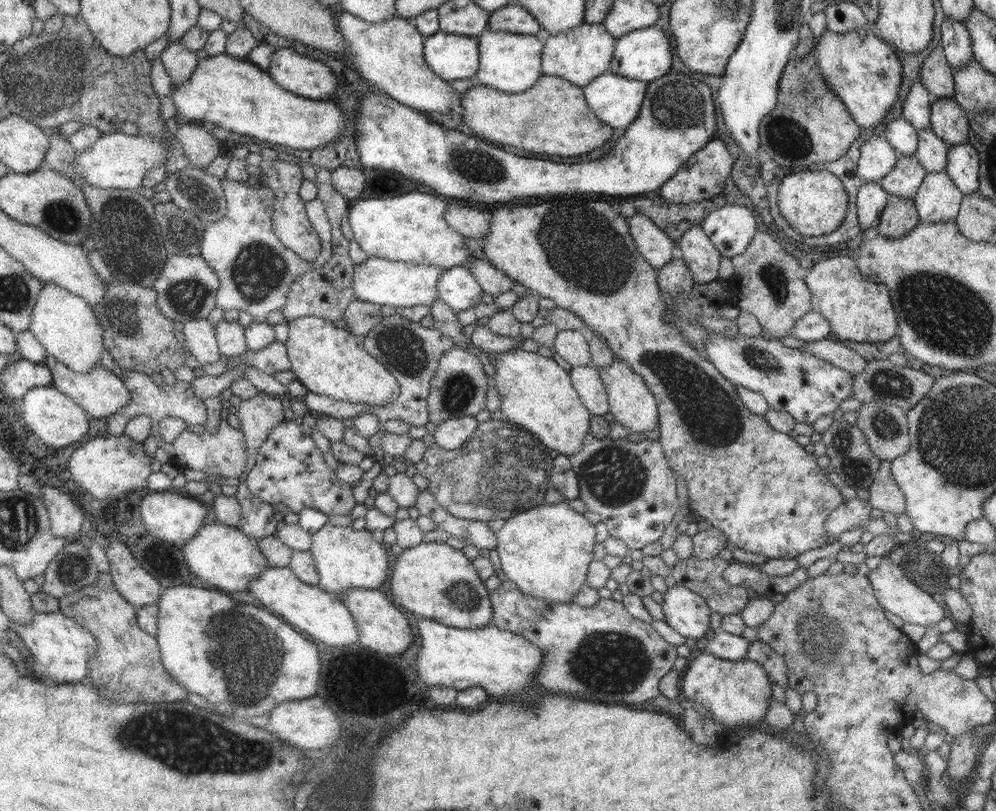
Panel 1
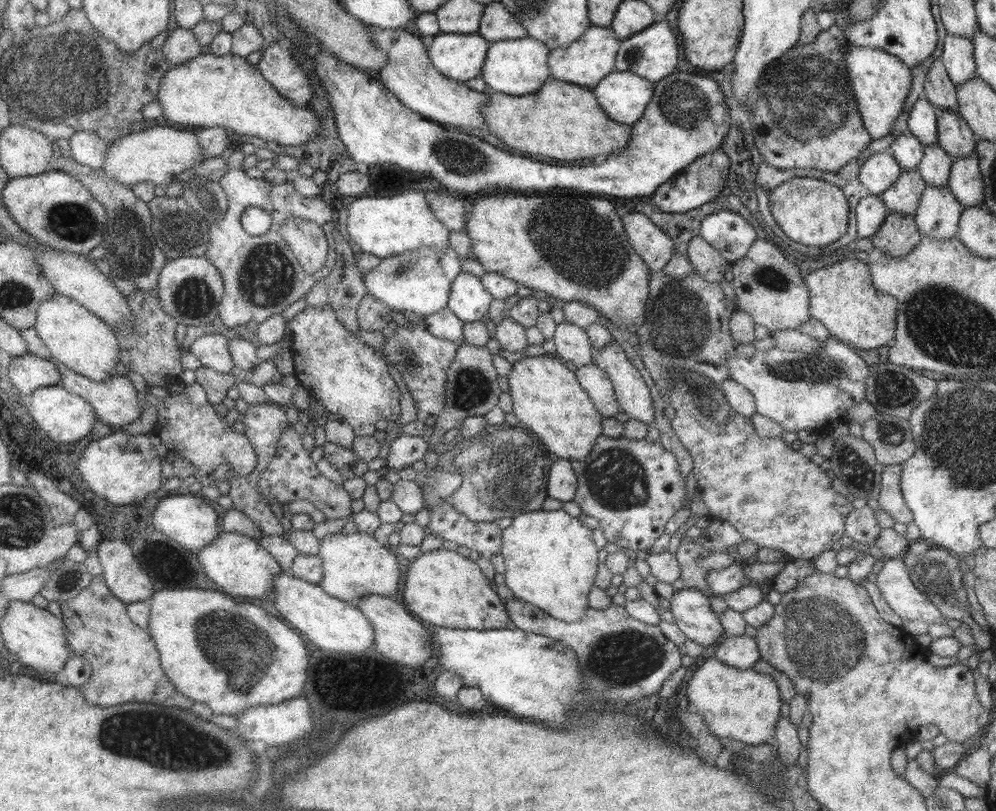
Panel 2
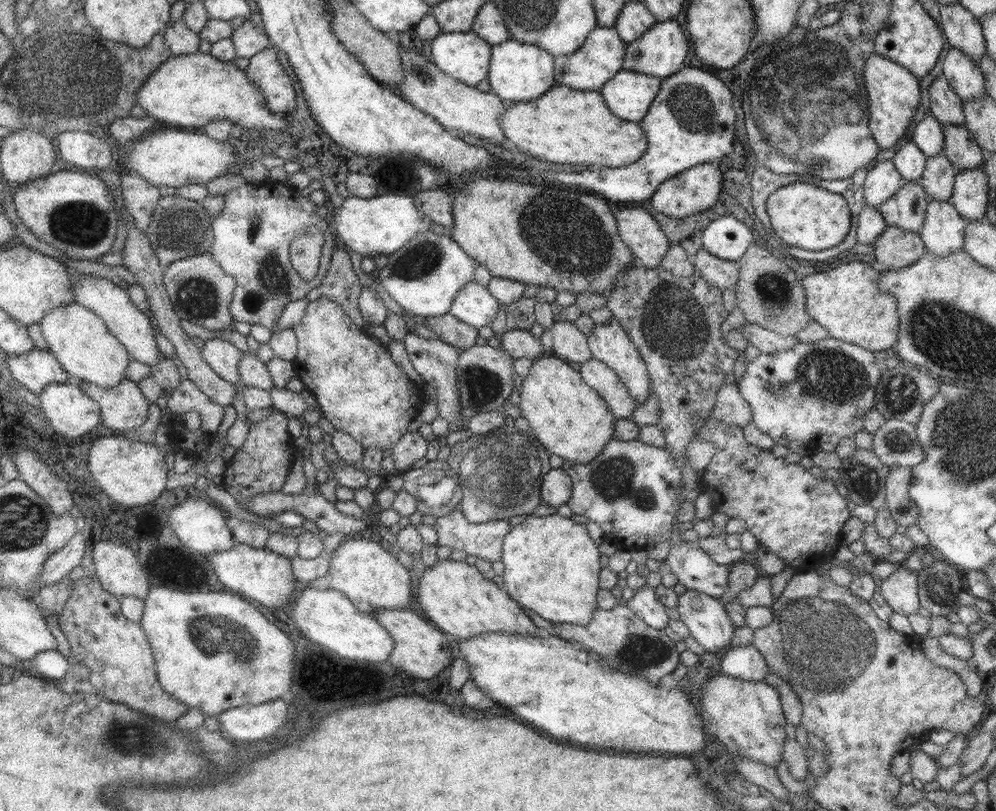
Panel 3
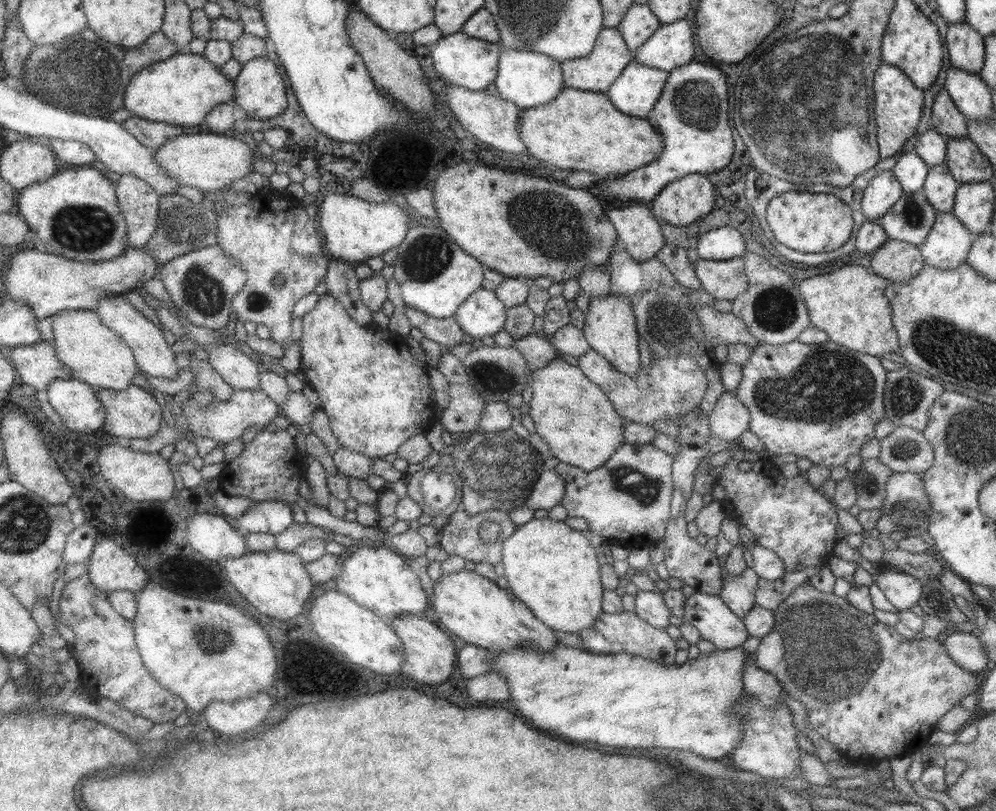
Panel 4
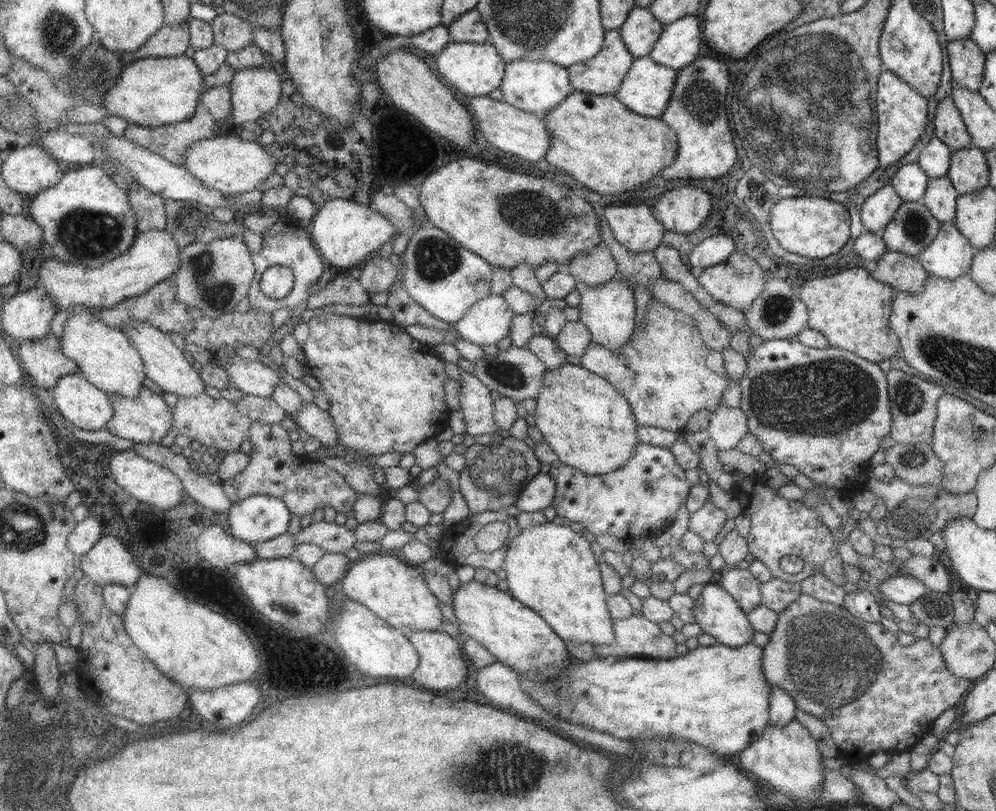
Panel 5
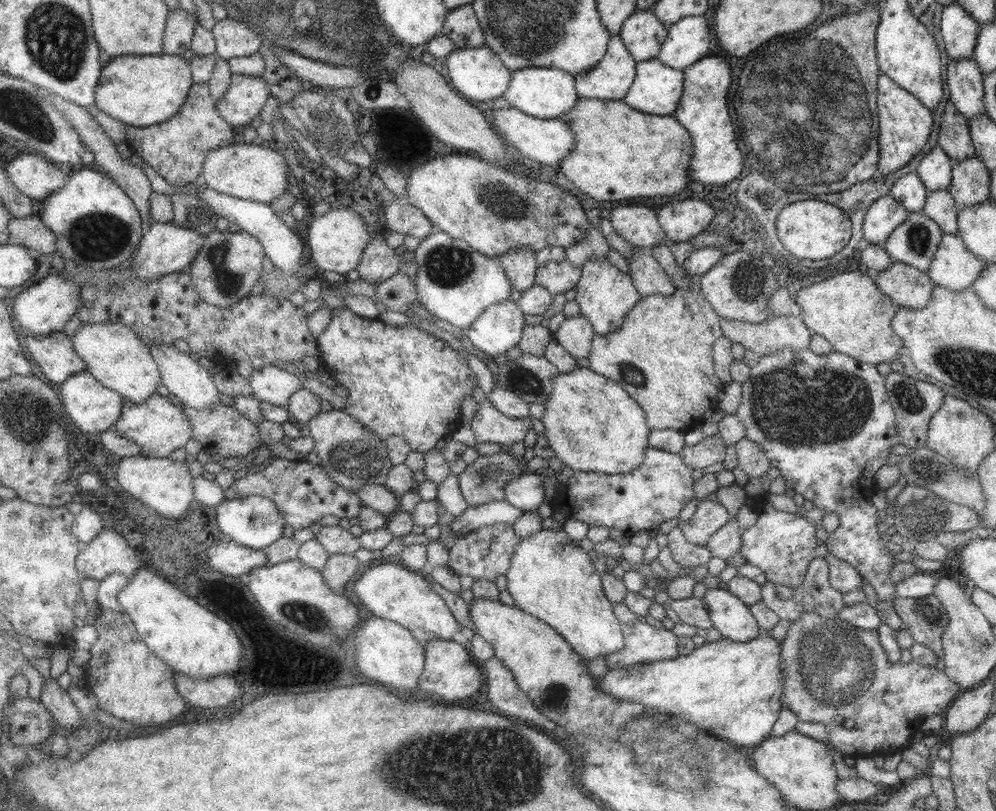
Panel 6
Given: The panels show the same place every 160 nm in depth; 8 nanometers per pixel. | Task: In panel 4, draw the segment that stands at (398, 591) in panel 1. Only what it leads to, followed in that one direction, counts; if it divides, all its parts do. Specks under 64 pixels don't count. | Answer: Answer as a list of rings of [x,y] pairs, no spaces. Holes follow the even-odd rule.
[[[461,569],[455,573],[442,575],[434,584],[434,593],[430,597],[431,608],[445,628],[469,643],[494,653],[504,652],[514,646],[532,648],[539,652],[549,652],[557,646],[553,631],[542,620],[519,601],[508,589],[497,587],[488,578],[474,570]]]

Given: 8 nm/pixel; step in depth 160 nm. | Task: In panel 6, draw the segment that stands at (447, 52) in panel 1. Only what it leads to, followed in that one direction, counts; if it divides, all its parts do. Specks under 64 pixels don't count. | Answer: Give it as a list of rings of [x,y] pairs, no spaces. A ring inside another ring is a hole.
[[[487,45],[477,48],[455,48],[444,59],[448,70],[447,81],[465,99],[490,103],[507,90],[511,71],[503,66],[499,57]]]

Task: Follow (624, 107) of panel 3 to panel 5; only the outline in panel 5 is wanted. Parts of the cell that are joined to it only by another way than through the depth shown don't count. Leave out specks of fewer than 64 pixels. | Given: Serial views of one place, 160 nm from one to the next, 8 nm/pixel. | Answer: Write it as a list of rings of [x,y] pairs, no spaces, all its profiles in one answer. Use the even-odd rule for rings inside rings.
[[[649,56],[635,58],[629,70],[627,70],[627,74],[621,80],[619,90],[614,94],[614,97],[635,114],[660,117],[668,105],[669,97],[673,92],[677,71],[653,62],[653,59]]]

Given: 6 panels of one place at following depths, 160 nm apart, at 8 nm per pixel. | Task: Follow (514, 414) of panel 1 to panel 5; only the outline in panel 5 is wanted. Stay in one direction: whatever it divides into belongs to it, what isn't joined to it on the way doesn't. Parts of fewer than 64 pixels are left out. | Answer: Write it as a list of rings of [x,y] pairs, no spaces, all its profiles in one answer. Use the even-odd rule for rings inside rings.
[[[563,363],[555,370],[546,369],[541,388],[535,398],[534,427],[542,434],[558,461],[588,475],[607,474],[623,466],[631,458],[638,443],[636,418],[625,397],[605,380],[581,366]]]

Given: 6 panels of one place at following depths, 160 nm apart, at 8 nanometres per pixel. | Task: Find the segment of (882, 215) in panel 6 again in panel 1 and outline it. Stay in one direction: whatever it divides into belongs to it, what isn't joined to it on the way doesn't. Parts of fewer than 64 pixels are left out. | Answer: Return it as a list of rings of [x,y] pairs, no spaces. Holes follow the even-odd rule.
[[[883,135],[872,136],[859,147],[856,174],[863,183],[875,182],[891,172],[898,159],[899,153]]]

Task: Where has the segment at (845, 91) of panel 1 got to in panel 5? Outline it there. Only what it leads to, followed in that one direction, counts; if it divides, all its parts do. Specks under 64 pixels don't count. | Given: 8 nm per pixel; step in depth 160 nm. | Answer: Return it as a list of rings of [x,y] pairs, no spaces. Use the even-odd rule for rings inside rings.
[[[882,69],[876,86],[876,149],[878,166],[887,168],[905,156],[924,133],[928,99],[915,92],[892,72]]]

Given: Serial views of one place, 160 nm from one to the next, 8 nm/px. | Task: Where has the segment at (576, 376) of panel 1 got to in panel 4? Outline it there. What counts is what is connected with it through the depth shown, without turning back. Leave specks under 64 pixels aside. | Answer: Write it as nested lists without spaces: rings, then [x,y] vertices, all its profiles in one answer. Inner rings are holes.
[[[589,350],[577,359],[577,368],[605,393],[621,418],[639,424],[651,425],[658,420],[670,420],[675,423],[682,414],[688,414],[699,405],[707,386],[704,370],[685,354],[669,358],[652,358],[647,368],[639,367],[631,376],[619,372],[597,352]]]

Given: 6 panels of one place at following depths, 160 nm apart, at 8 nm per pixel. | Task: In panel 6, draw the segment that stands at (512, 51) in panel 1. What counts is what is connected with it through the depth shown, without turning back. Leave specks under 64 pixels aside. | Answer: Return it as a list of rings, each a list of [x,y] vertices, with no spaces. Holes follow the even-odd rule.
[[[528,66],[511,71],[511,78],[503,97],[508,104],[540,119],[557,119],[576,105],[578,96],[574,87],[574,75],[557,68]]]

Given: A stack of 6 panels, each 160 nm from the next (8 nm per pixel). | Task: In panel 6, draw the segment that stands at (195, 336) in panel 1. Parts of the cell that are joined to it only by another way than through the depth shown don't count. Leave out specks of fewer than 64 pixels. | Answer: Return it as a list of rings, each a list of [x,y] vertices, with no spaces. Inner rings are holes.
[[[268,364],[260,370],[253,370],[246,381],[259,402],[265,401],[281,407],[287,406],[289,397],[302,388],[302,382],[297,376]]]

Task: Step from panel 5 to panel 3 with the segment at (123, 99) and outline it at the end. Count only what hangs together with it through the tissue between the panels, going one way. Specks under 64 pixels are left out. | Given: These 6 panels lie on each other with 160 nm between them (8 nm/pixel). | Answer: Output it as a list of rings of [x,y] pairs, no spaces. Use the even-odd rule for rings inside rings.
[[[189,53],[170,55],[155,70],[152,70],[142,85],[136,90],[136,104],[143,108],[146,116],[167,123],[169,126],[193,129],[203,126],[213,119],[229,119],[244,129],[285,130],[287,126],[284,113],[273,113],[267,110],[260,90],[246,77],[243,63],[237,61],[221,61],[209,53]]]

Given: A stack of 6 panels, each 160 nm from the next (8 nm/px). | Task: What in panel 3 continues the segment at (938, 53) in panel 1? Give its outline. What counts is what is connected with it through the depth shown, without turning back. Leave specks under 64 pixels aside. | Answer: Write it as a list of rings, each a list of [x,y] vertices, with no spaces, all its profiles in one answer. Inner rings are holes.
[[[940,74],[928,90],[930,96],[930,115],[945,124],[964,124],[963,101],[949,88],[946,78]]]

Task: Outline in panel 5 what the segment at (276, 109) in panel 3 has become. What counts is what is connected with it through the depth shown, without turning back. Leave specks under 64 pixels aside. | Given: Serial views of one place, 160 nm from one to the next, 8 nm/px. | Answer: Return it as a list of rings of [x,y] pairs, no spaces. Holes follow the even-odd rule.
[[[267,64],[235,70],[227,83],[230,92],[229,121],[242,126],[253,122],[279,104],[281,80]]]

